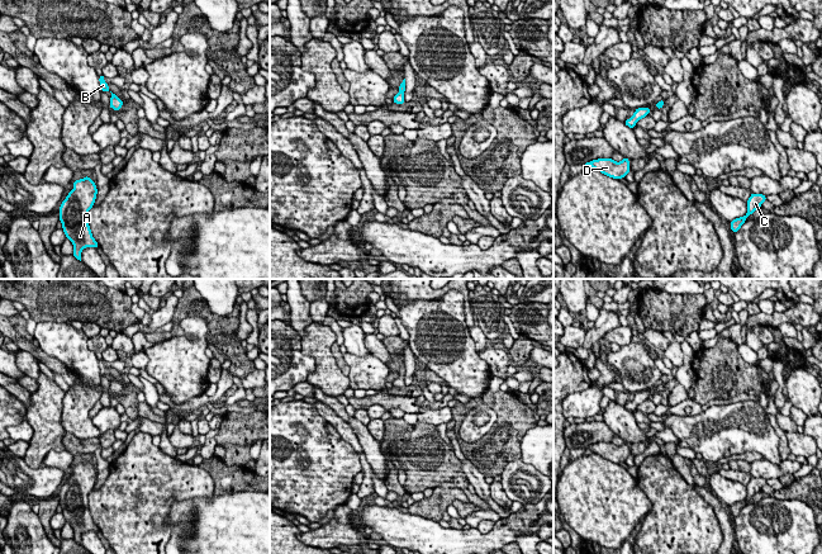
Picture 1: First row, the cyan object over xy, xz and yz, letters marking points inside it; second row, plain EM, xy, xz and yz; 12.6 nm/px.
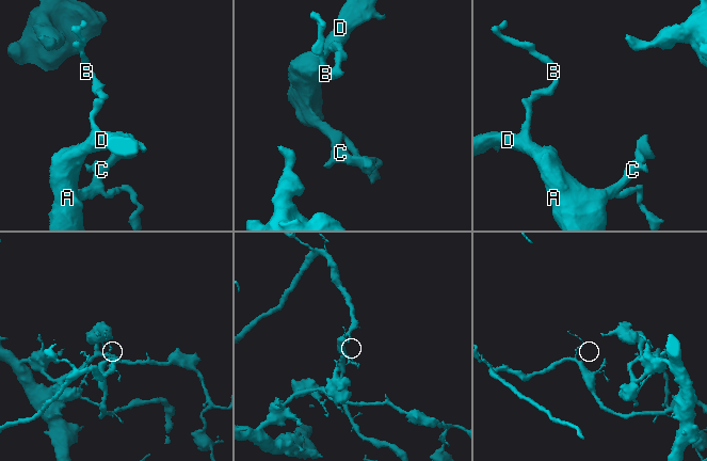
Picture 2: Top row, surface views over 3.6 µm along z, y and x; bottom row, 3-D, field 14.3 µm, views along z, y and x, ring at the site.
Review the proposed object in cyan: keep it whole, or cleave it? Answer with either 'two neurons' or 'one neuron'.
one neuron

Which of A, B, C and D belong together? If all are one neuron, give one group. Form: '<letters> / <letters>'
A B C D

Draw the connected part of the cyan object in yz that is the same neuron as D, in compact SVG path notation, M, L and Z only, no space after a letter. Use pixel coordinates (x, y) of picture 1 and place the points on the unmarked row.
M623 441L621 446L614 445L613 442L598 442L586 446L591 453L600 455L602 458L621 464L626 461L631 455L629 442Z

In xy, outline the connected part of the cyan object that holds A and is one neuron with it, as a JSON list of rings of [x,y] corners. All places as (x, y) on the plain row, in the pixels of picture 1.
[[[86,459],[73,465],[73,473],[60,491],[60,506],[66,522],[73,529],[73,540],[81,545],[81,535],[86,531],[99,531],[89,510],[89,494],[94,491],[98,473]]]

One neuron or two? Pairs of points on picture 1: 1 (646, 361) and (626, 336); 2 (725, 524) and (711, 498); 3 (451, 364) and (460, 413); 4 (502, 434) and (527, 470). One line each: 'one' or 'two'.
1: two
2: one
3: two
4: two

